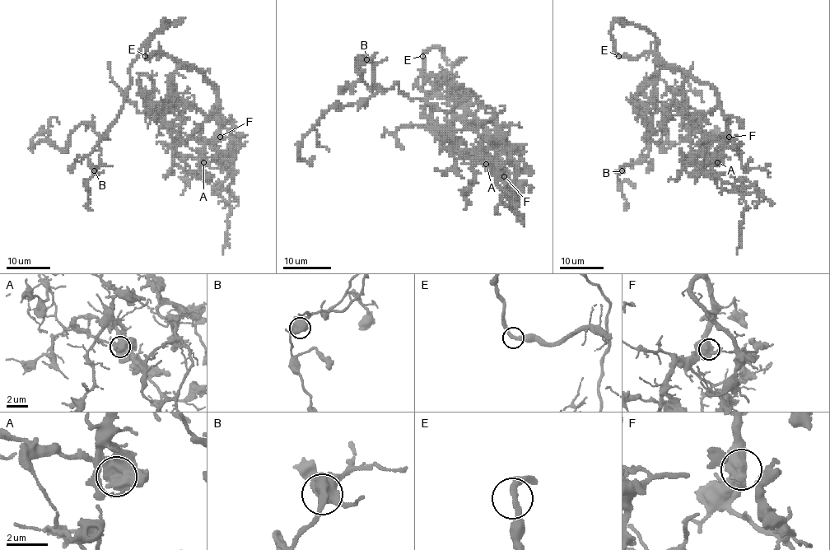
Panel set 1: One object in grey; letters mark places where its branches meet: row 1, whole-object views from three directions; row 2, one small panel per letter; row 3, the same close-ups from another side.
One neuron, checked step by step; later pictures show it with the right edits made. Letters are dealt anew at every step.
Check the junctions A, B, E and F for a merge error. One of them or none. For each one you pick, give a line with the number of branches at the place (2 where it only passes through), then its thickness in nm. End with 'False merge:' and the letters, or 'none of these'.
A: branches 2; calibre 800 nm
False merge: A

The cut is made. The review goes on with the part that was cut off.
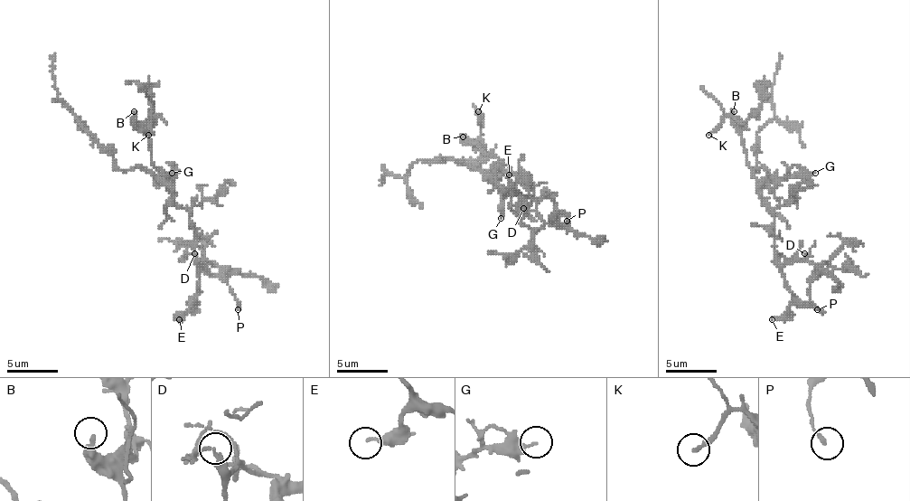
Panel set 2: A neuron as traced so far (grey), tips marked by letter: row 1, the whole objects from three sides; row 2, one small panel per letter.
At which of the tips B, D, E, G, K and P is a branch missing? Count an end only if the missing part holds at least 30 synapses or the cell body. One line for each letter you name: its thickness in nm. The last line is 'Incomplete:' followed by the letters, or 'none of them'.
K: 170 nm thick
Incomplete: K

